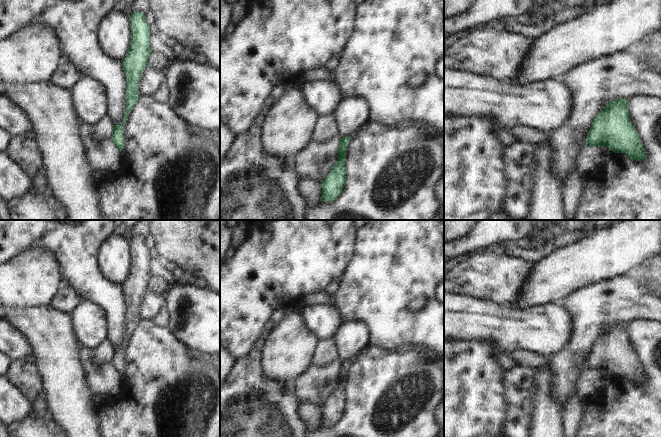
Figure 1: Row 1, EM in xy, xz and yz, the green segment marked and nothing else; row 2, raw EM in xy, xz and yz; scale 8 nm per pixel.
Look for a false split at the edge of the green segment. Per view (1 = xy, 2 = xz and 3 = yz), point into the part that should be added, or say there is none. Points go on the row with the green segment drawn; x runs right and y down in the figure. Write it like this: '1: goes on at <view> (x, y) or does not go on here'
1: does not go on here
2: does not go on here
3: does not go on here

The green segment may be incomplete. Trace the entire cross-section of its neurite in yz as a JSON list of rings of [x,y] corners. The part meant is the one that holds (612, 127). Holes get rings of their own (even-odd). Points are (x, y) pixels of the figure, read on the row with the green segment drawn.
[[[623,98],[607,103],[598,112],[586,137],[586,145],[606,146],[614,153],[626,153],[631,160],[642,161],[647,156],[630,121],[628,100]]]

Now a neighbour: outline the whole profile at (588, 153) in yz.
[[[584,145],[578,157],[576,169],[581,176],[587,177],[589,174],[596,172],[599,167],[608,164],[613,155],[614,152],[606,146]]]

